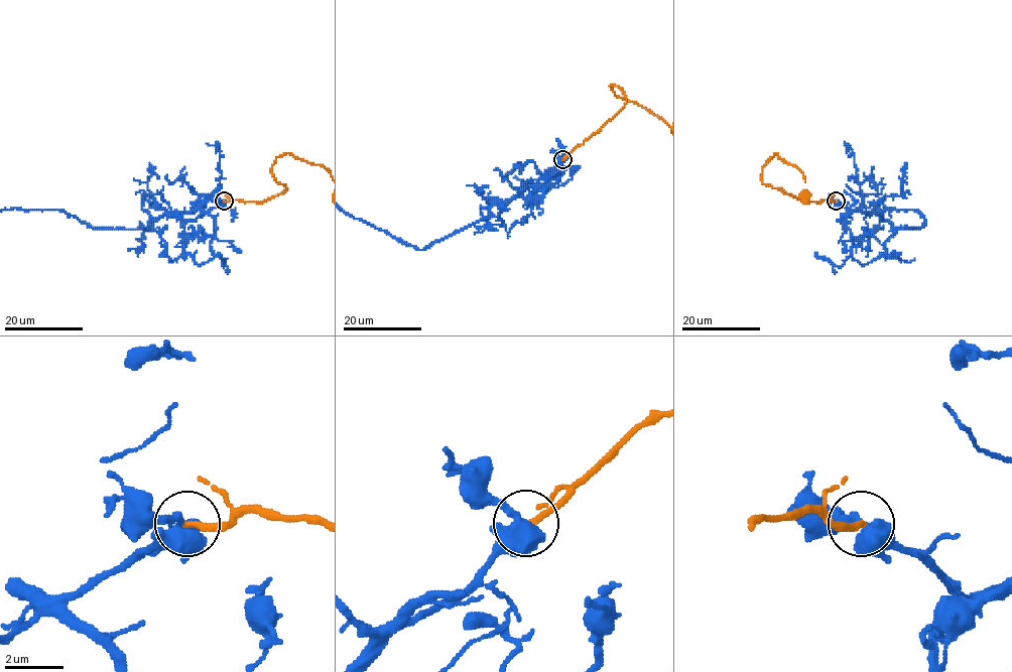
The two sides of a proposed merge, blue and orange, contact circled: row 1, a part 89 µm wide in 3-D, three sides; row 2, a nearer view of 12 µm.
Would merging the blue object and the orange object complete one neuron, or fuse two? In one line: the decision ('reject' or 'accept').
accept

